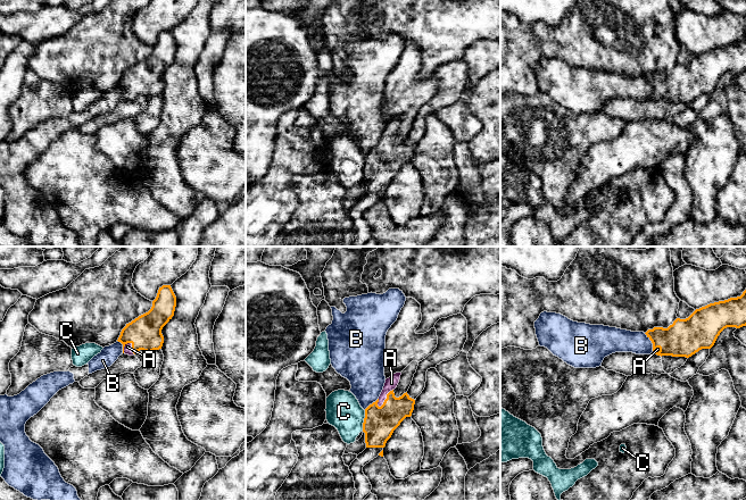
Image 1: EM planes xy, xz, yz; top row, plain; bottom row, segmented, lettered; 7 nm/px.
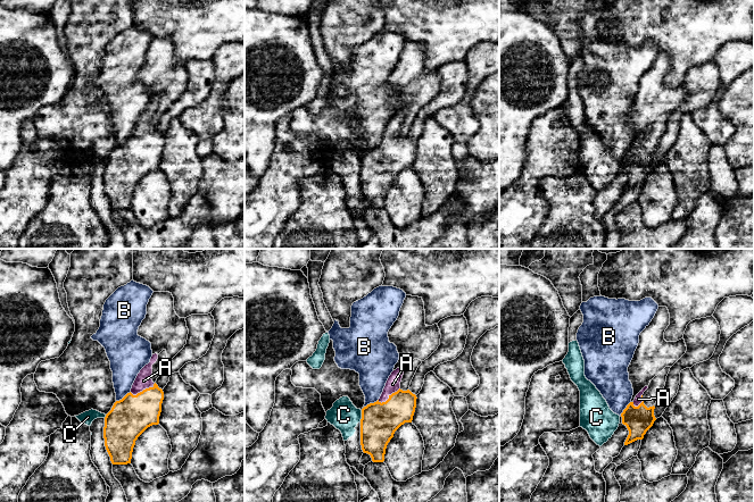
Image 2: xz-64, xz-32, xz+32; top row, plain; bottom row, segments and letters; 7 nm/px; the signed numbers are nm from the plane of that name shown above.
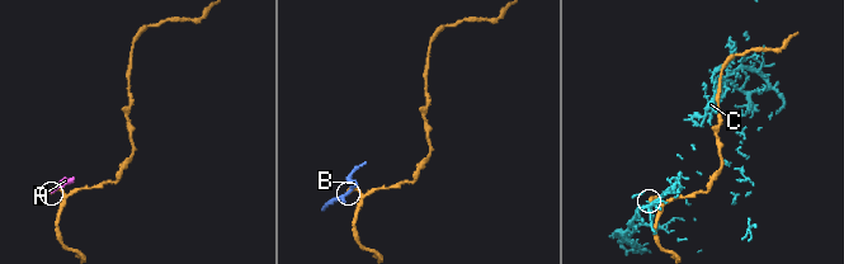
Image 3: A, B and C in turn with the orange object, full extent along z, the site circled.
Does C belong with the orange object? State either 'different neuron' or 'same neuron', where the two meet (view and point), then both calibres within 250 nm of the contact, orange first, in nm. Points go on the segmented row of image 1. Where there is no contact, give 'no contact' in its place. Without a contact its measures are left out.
different neuron; contact xz (364, 420); calibres 220 and 260 nm

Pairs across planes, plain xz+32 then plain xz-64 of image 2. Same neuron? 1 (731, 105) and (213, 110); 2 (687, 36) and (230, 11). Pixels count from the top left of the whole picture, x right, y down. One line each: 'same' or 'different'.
1: different
2: same

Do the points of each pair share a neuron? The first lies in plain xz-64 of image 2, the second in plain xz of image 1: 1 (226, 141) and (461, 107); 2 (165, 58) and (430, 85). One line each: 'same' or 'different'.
1: different
2: same

